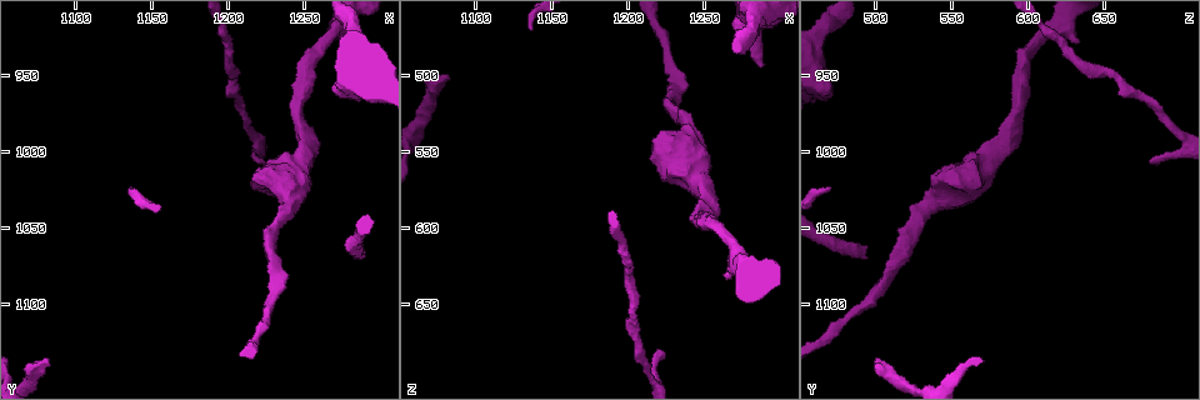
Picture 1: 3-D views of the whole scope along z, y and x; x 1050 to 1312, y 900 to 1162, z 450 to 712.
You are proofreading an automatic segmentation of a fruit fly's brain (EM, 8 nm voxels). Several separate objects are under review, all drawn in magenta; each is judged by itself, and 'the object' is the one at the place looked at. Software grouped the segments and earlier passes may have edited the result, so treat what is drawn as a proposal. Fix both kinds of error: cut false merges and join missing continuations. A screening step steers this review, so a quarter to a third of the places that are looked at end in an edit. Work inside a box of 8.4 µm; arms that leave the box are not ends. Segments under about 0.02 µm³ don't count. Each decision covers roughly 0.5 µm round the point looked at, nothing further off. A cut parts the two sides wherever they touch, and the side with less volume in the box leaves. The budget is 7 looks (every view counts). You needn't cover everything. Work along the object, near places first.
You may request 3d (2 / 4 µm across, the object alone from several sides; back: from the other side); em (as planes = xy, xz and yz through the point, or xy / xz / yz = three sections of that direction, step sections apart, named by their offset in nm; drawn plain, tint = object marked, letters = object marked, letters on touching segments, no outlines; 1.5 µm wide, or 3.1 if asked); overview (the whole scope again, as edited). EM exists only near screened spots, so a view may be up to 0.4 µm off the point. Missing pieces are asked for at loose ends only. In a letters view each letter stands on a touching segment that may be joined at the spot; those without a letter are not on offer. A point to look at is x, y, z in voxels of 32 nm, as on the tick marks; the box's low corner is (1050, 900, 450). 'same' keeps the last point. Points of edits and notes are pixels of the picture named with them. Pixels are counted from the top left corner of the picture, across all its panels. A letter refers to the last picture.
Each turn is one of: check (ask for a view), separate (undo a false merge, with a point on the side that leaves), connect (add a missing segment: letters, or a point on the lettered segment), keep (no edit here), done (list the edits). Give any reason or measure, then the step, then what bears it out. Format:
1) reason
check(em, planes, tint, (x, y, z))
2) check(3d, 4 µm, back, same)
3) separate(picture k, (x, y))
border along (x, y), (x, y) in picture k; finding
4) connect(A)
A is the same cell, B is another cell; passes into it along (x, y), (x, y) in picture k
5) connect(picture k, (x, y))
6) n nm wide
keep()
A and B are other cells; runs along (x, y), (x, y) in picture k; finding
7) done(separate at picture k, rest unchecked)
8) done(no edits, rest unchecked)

long arm stops here
check(3d, 4 µm, (1290, 1066, 492))

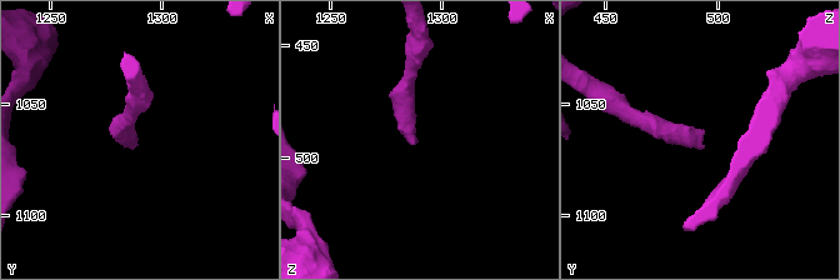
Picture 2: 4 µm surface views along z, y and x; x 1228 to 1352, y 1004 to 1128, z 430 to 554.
shape alone is not enough
check(em, planes, letters, (1290, 1065, 493))

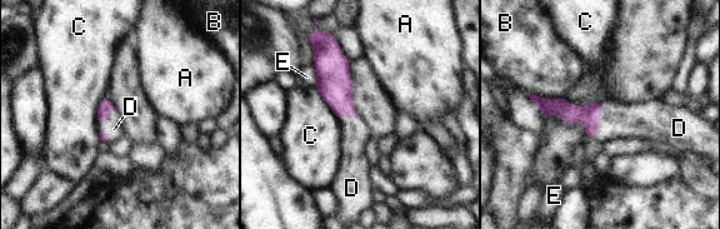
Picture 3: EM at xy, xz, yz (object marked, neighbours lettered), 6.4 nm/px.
connect(D)
D is the same cell, A, B, C and E are other cells; passes into it along (590, 114), (599, 120), (618, 120) in picture 3; the neuron continues

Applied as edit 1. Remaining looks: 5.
branch stops here
check(3d, 4 µm, (1266, 928, 634))

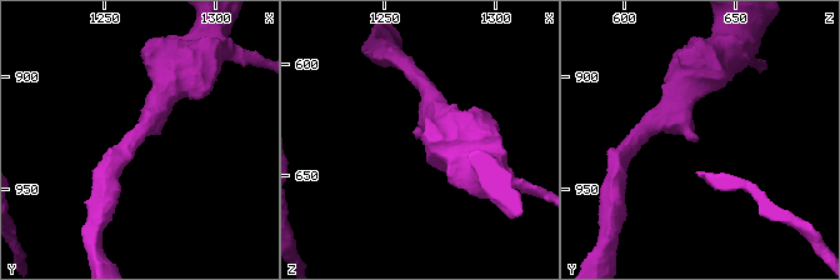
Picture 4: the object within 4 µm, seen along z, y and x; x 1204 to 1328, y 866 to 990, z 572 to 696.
check(em, xy, step 8, tint, (1266, 929, 634))

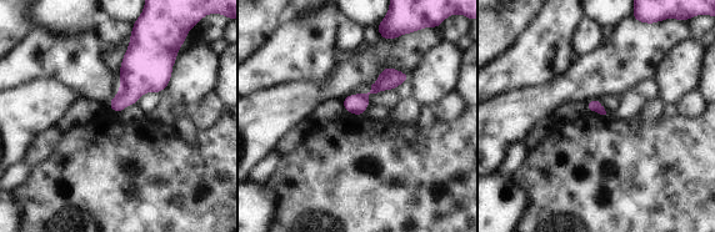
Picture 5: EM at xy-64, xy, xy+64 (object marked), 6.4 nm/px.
check(em, planes, letters, same)

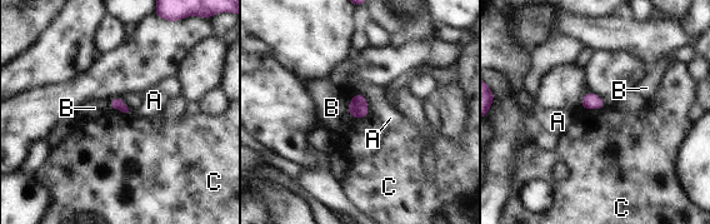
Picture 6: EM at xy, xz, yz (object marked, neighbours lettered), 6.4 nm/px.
keep()
A, B and C are other cells; border along (124, 112), (128, 113) in picture 6; none of them fits

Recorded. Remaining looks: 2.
an open end
check(3d, 4 µm, (1084, 1138, 500))

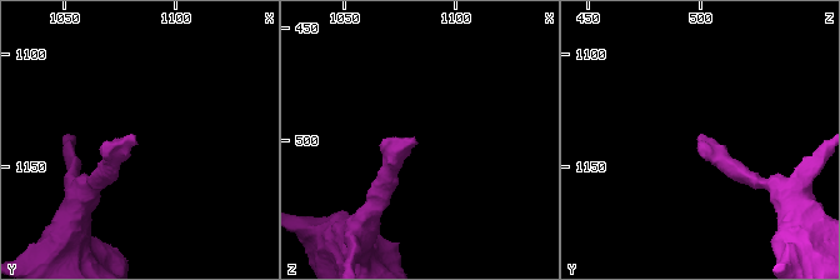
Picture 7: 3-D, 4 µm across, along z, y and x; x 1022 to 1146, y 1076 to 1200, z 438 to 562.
need the tissue
check(em, planes, letters, (1082, 1136, 501))

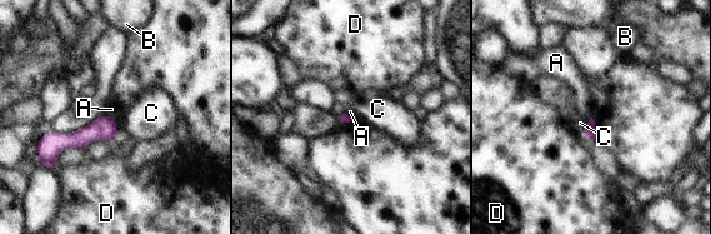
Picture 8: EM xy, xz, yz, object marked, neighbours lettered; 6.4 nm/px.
keep()
A, B, C and D are other cells; border along (114, 118), (120, 135) in picture 8; none of them fits

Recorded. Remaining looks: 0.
done(connect at picture 3, rest unchecked)

